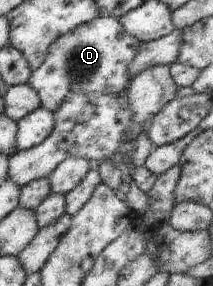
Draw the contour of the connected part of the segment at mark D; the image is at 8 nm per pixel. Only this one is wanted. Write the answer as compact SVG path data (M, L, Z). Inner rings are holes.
M111 16L96 17L53 41L46 50L43 63L31 74L28 84L39 95L41 106L51 113L59 109L71 91L119 95L121 91L127 91L127 67L135 59L139 45L140 41L129 35L118 19Z

